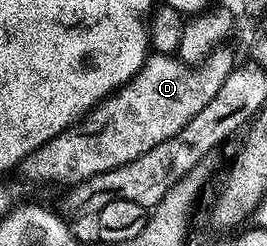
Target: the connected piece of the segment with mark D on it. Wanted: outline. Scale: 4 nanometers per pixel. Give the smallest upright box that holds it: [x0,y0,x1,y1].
[20,47,236,187]

